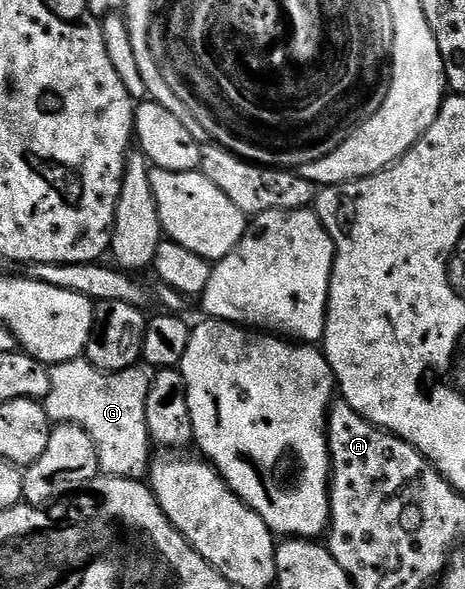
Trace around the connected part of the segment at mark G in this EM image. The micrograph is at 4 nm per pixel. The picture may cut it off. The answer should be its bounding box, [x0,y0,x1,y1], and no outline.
[43,357,151,479]

